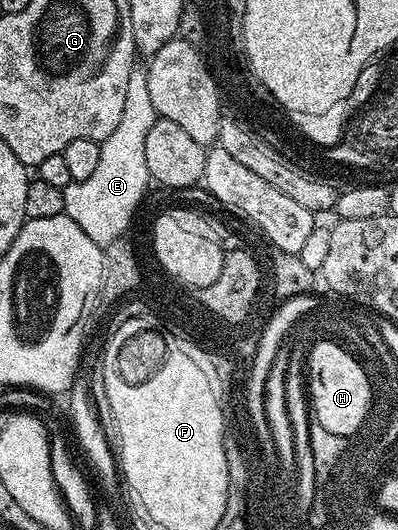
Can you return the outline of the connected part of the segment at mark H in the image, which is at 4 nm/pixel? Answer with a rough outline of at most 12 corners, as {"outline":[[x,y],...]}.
{"outline":[[336,346],[308,351],[311,414],[340,435],[361,423],[365,378]]}

